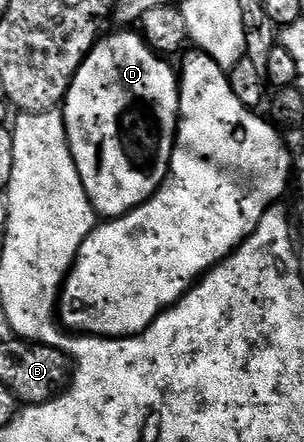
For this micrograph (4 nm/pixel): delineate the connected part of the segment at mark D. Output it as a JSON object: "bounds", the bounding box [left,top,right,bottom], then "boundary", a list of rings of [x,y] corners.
{"bounds":[61,31,179,218],"boundary":[[[115,31],[119,32],[95,41],[61,105],[77,174],[81,174],[85,194],[99,218],[118,218],[132,212],[157,191],[171,170],[175,134],[179,130],[179,78],[176,69],[171,69],[167,61],[170,59],[156,52],[138,31]]]}

